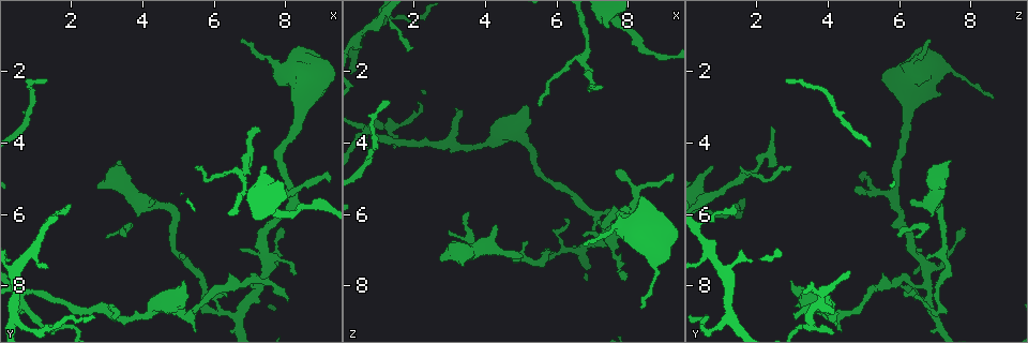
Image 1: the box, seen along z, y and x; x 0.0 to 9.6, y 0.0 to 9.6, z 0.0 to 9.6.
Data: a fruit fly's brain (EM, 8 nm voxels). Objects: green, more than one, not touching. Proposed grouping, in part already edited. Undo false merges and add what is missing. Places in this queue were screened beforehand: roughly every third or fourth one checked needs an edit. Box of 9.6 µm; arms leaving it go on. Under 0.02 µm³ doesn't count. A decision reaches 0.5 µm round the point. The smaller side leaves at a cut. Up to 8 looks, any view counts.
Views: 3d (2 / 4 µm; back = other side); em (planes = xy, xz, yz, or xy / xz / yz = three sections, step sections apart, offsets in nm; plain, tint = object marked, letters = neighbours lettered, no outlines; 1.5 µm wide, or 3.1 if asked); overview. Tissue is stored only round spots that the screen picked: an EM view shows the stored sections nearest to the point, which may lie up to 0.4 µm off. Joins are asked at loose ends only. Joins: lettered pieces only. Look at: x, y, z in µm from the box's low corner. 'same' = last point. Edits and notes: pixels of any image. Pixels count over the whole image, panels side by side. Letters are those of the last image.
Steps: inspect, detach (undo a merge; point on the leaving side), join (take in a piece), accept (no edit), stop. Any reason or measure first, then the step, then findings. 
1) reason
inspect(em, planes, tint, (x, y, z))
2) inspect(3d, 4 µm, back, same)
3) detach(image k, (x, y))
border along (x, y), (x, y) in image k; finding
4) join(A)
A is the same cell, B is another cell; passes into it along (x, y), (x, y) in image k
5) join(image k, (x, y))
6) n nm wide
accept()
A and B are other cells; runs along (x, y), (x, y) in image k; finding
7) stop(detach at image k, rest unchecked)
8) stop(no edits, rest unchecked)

branch stops here
inspect(em, planes, letters, (2.70, 5.25, 7.25))

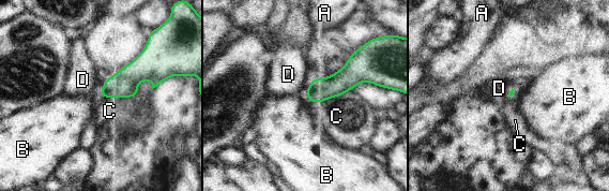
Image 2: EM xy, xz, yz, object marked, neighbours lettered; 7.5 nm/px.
accept()
A, B, C and D are other cells; no lettered piece goes on from it

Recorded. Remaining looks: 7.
free end
inspect(em, xy, step 4, tint, (7.30, 3.55, 2.45))

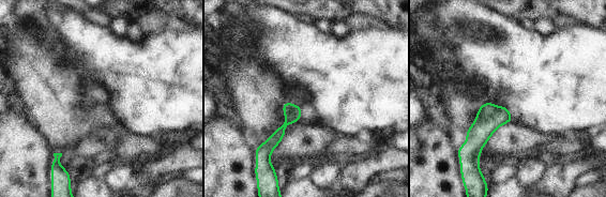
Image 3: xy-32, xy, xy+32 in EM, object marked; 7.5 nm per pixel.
inspect(em, planes, letters, same)

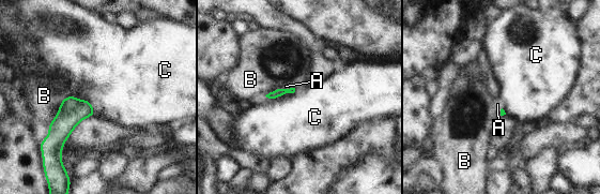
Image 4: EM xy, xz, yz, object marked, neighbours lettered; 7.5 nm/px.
accept()
A, B and C are other cells; border along (66, 95), (88, 100), (95, 113) in image 4; none of them fits

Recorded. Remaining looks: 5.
sudden change in width
inspect(3d, 4 µm, (7.25, 8.10, 6.80))

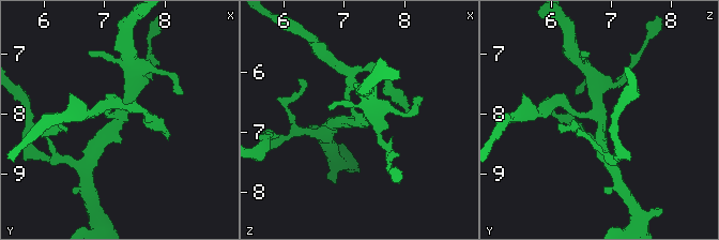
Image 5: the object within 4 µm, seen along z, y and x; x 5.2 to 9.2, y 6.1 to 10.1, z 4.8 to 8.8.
3 arms; arms of 190, 220, 260 nm
inspect(em, planes, letters, (7.20, 8.05, 6.75))

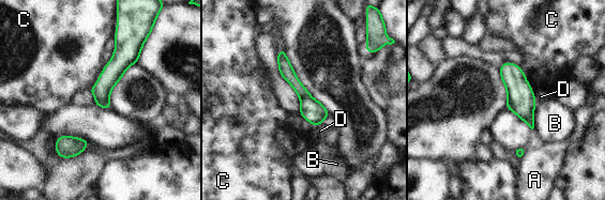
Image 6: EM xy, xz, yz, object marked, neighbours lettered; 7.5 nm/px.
140 nm wide
detach(image 6, (101, 104))
A, B, C and D are other cells; the part that leaves runs along (281, 52), (287, 73), (306, 94) in image 6; two neurons meet here

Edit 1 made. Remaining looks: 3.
stop(detach at image 6, rest unchecked)

